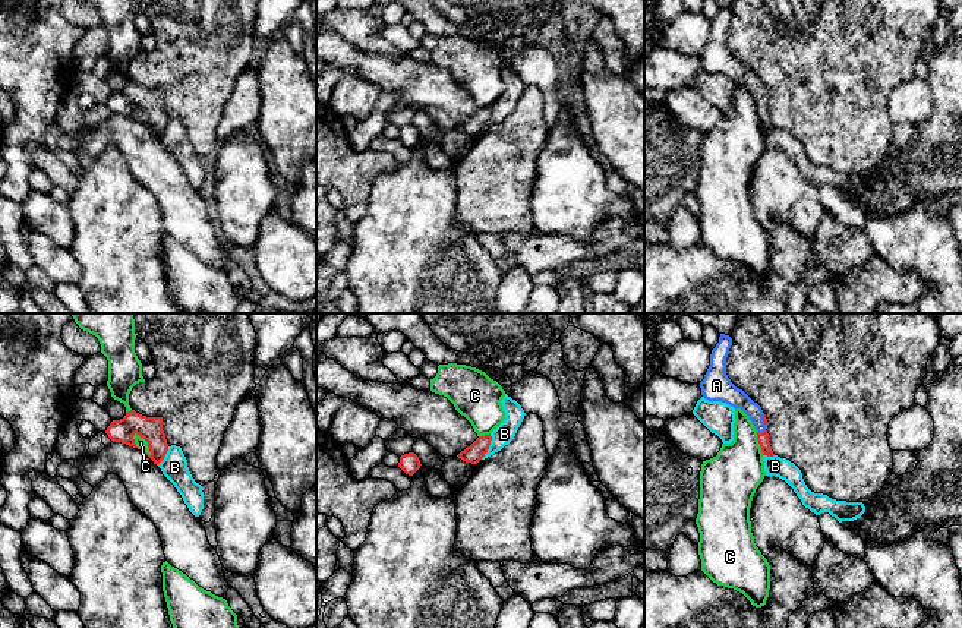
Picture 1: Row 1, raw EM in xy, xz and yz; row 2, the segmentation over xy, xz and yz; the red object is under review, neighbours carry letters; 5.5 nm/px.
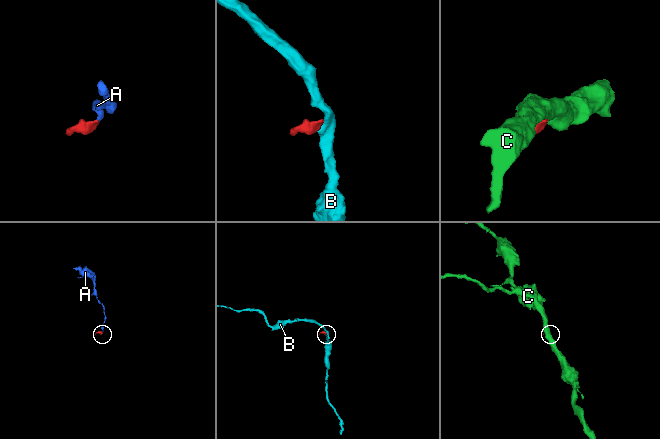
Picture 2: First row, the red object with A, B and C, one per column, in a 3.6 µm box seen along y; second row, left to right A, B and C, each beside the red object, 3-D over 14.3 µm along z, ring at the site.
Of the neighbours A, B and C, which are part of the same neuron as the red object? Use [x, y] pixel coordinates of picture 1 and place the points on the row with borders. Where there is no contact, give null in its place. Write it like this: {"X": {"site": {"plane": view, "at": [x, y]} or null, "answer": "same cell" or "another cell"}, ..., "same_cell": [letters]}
{"A": {"site": {"plane": "yz", "at": [760, 434]}, "answer": "same cell"}, "B": {"site": {"plane": "xz", "at": [488, 447]}, "answer": "another cell"}, "C": {"site": {"plane": "xy", "at": [148, 444]}, "answer": "another cell"}, "same_cell": ["A"]}

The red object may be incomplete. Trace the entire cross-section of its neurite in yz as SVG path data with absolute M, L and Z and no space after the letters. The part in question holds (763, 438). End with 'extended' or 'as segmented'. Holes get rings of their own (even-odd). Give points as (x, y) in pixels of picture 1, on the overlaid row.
M720 334L719 343L712 350L710 366L700 382L701 395L709 401L722 401L734 408L741 408L753 422L757 430L757 441L763 455L773 457L766 430L767 419L761 407L754 403L742 389L737 388L726 375L726 357L732 345L729 335Z | extended

